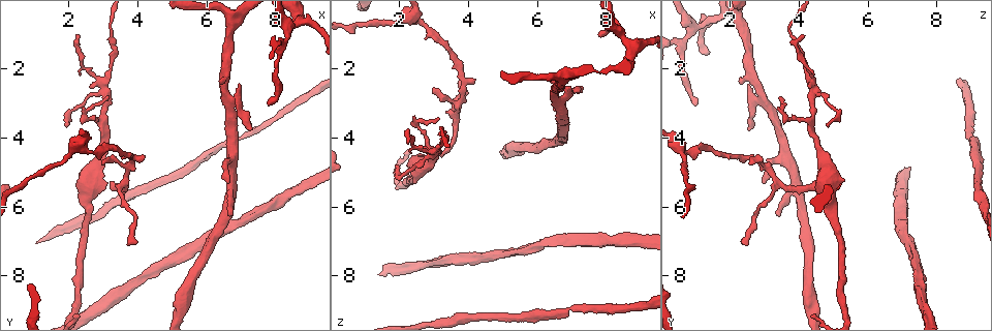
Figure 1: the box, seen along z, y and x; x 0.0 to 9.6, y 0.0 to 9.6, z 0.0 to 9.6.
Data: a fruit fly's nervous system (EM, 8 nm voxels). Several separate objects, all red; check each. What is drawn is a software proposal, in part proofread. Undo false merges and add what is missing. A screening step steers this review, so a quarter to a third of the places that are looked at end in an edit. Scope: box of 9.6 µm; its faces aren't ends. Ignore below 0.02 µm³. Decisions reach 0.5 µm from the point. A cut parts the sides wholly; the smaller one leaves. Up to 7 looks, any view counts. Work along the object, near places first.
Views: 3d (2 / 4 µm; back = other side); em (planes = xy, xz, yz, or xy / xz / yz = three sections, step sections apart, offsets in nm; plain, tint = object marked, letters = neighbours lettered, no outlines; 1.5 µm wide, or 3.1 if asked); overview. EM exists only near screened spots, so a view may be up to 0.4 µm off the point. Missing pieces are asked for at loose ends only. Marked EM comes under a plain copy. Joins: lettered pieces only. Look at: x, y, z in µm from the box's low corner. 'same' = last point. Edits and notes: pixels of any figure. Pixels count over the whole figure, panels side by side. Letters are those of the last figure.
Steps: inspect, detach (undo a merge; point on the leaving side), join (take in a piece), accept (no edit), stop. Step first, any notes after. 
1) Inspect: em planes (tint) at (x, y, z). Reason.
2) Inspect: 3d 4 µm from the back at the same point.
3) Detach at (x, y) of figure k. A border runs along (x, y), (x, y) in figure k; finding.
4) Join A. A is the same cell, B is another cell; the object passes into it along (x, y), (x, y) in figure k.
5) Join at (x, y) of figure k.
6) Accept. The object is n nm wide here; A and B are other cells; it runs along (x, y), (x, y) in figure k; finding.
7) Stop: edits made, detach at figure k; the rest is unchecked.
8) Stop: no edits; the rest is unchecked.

Inspect: em xz step 4 (tint) at (2.00, 3.70, 4.80). Thin end.

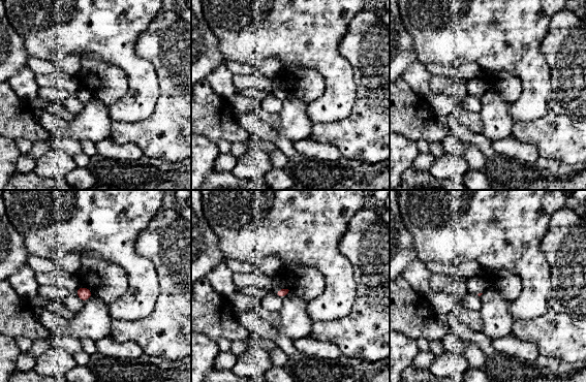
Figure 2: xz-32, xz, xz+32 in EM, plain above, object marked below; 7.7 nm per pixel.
Inspect: em xz step 4 (letters) at the same point.

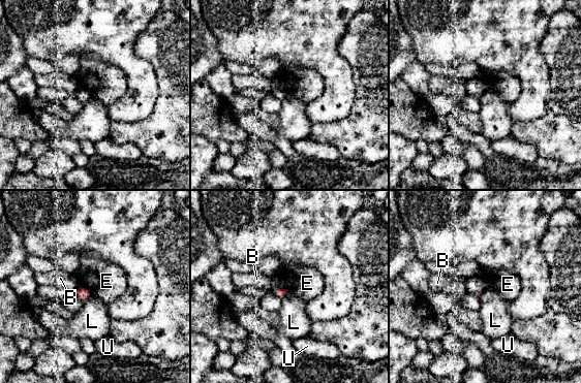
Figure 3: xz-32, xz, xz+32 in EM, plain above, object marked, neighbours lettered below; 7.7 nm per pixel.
Accept. B, E, L and U are other cells; a border runs along (91, 294), (84, 302) in figure 3; no lettered piece goes on from it.

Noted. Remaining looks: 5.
Inspect: em planes (letters) at (2.45, 4.30, 0.55). Thin neck.

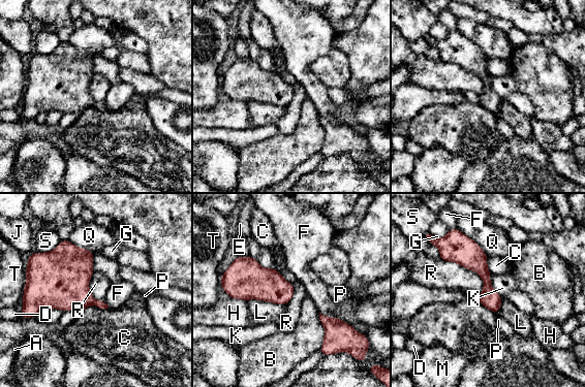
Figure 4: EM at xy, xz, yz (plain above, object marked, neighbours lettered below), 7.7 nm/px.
Detach at (67, 287) of figure 4. A, B, C, D, E, F, G, H, J, K, L, M, P, Q, R, S and T are other cells; a border runs along (96, 300), (94, 303) in figure 4; a second cell is stuck on.

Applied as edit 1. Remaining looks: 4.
Inspect: 3d 4 µm at (8.40, 0.85, 1.00). Branch point.

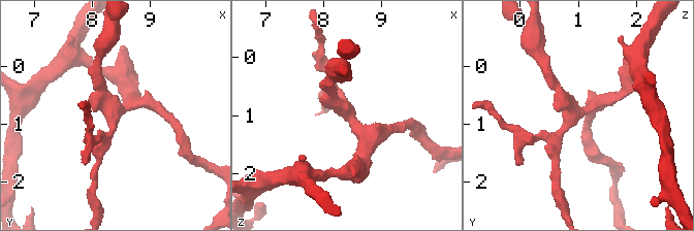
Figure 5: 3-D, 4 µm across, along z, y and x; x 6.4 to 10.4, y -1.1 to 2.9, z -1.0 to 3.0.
Inspect: em planes (letters) at (8.45, 0.75, 1.00). 3 arms meet here; the arms are 170, 200, 200 nm wide.

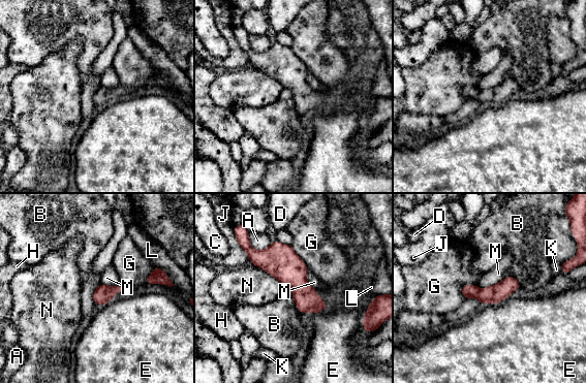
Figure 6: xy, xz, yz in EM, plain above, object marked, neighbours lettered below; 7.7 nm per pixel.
Accept. The longest contact is with N, 300 nm; A, B, C, D, E, G, H, J, K, L, M and N are other cells; a border runs along (506, 275), (495, 284), (476, 286) in figure 6; all the same cell.

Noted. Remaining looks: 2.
Stop: edits made, detach at figure 4; the rest is unchecked.

